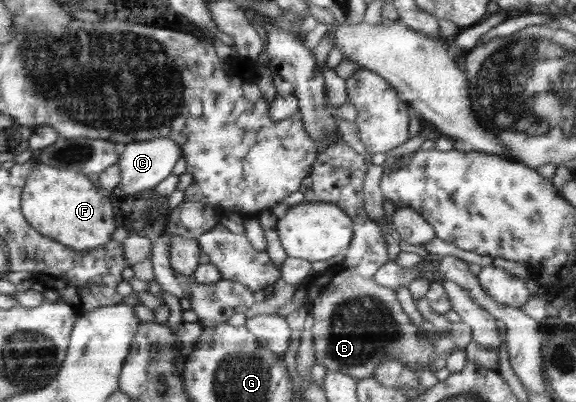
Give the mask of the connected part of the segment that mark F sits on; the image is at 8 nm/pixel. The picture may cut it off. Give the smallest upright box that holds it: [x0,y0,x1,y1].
[24,163,116,251]

